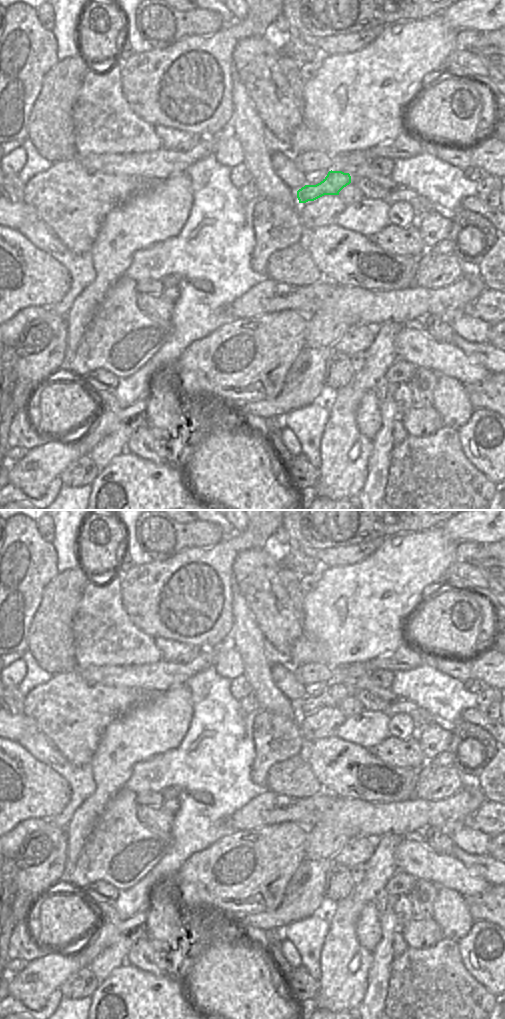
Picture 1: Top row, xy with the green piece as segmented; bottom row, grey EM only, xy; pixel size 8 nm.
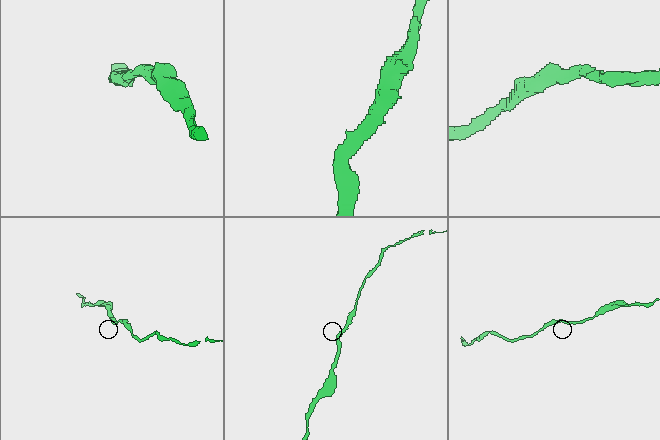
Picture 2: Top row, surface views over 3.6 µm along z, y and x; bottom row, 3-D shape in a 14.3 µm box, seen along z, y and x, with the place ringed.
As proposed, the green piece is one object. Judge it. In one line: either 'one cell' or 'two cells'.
one cell

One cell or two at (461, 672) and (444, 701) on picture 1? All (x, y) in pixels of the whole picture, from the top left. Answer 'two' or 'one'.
two

